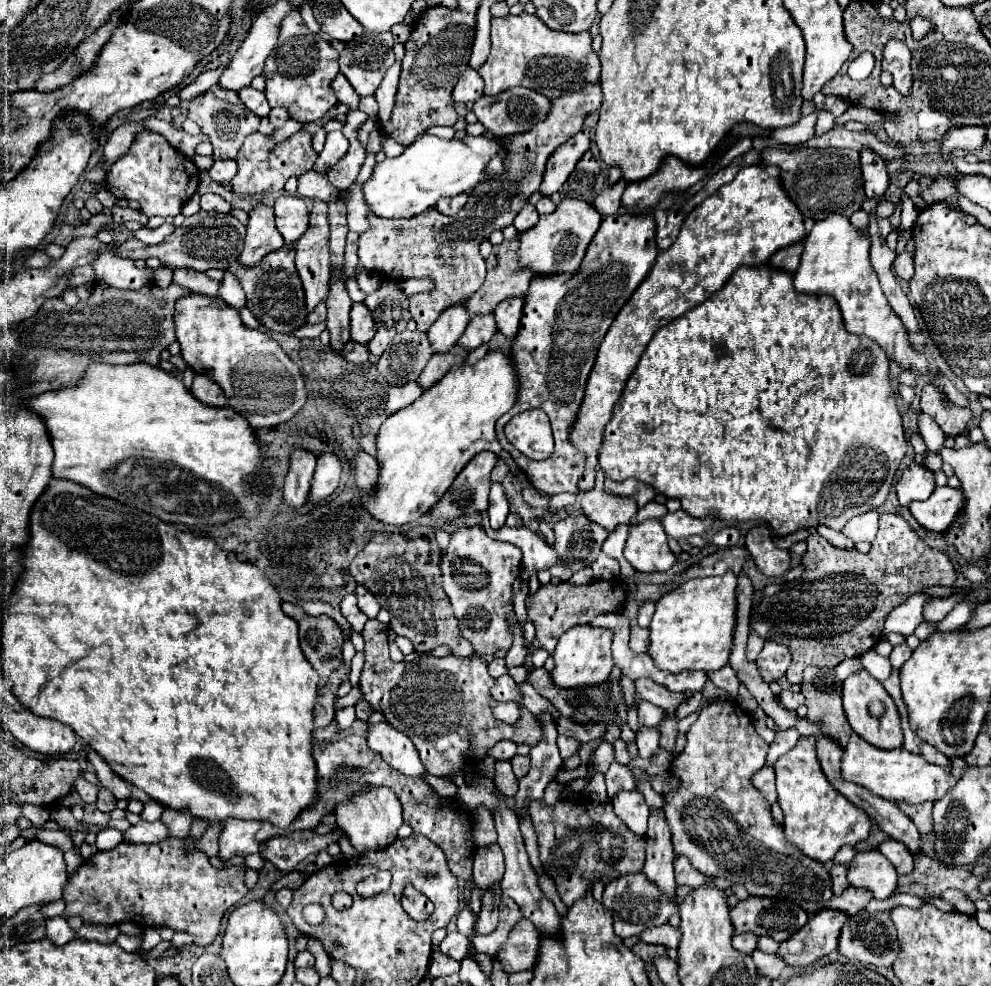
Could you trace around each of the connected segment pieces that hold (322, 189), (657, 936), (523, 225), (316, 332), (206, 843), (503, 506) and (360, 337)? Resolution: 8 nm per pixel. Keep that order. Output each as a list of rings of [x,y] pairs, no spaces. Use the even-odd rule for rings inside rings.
[[[308,171],[298,178],[297,192],[303,197],[325,202],[335,202],[339,198],[338,189],[328,181],[326,174],[316,171]]]
[[[662,924],[656,928],[648,928],[640,934],[640,940],[650,944],[662,944],[666,948],[678,948],[680,942],[680,930],[672,928],[670,924]]]
[[[526,204],[526,206],[518,212],[518,216],[516,216],[516,220],[514,220],[514,226],[516,226],[518,232],[526,232],[528,228],[532,228],[532,226],[538,222],[538,218],[540,218],[538,210],[536,210],[532,204]]]
[[[320,322],[320,324],[304,324],[302,328],[294,330],[292,334],[294,334],[296,338],[318,338],[324,328],[326,328],[326,322]]]
[[[214,822],[214,824],[208,824],[204,836],[200,838],[197,842],[193,842],[190,839],[184,840],[184,846],[188,850],[202,850],[204,854],[208,854],[210,858],[212,856],[218,856],[218,836],[222,832],[224,824],[222,822]]]
[[[494,482],[494,484],[492,484],[488,514],[490,514],[490,526],[492,526],[494,530],[498,530],[500,526],[504,526],[506,516],[510,514],[510,502],[508,502],[506,492],[504,492],[504,488],[502,488],[500,482]]]
[[[354,304],[350,312],[350,338],[366,344],[376,334],[376,326],[370,310],[364,304]]]

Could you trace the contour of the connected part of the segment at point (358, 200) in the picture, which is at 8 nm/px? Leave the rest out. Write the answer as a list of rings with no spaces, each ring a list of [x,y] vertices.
[[[352,184],[346,190],[346,206],[348,206],[348,226],[350,230],[364,234],[370,230],[368,222],[368,206],[364,200],[364,184]]]

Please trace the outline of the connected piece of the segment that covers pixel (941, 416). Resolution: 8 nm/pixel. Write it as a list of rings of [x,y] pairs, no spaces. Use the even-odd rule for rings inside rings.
[[[926,384],[920,396],[920,410],[928,416],[932,416],[932,420],[944,430],[944,434],[948,436],[958,436],[964,432],[968,420],[972,418],[970,408],[960,408],[952,402],[946,402],[944,394],[932,386]]]

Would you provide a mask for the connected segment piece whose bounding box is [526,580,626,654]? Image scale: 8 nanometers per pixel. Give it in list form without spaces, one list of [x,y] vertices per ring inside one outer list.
[[[596,580],[584,586],[572,586],[570,582],[544,584],[538,588],[534,596],[526,598],[528,616],[532,616],[532,622],[536,626],[536,636],[548,654],[554,652],[558,638],[568,628],[578,626],[578,624],[588,624],[600,614],[620,612],[624,604],[626,604],[626,588],[620,582],[606,582],[606,580]]]

